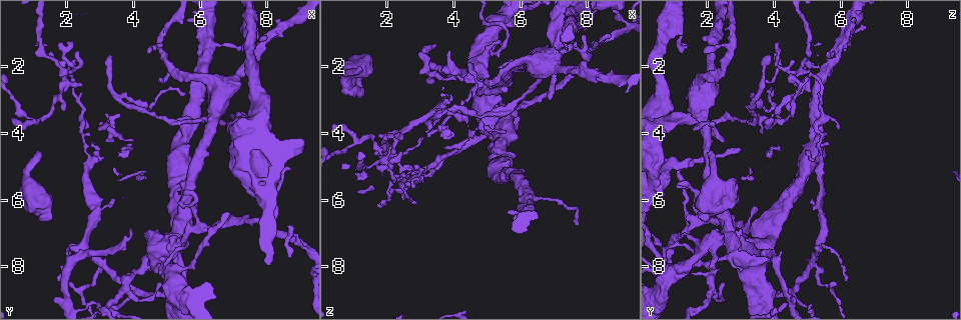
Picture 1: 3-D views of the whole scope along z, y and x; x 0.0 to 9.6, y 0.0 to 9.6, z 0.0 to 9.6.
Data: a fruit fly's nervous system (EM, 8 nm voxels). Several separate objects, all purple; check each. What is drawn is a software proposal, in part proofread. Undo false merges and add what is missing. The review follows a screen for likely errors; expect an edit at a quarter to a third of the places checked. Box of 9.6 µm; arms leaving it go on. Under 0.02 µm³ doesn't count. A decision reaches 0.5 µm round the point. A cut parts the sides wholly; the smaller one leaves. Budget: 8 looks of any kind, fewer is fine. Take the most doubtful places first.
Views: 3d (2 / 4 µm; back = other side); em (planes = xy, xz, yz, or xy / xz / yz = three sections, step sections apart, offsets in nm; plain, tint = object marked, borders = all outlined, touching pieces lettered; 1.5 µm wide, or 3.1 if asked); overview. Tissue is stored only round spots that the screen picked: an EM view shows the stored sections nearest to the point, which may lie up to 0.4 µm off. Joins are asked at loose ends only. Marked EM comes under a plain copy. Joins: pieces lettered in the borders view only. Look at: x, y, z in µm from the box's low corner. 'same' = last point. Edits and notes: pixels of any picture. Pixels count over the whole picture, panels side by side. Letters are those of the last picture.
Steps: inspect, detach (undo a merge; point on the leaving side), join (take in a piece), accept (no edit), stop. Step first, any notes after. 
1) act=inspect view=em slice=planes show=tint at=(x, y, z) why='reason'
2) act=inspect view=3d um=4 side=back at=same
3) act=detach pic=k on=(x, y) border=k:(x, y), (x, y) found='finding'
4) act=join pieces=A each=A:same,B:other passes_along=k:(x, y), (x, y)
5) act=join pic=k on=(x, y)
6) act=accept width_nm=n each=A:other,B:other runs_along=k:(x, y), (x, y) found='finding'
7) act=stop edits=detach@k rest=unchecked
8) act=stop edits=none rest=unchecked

act=inspect view=em slice=planes show=borders at=(1.50, 6.60, 1.80) why='branch stops here'

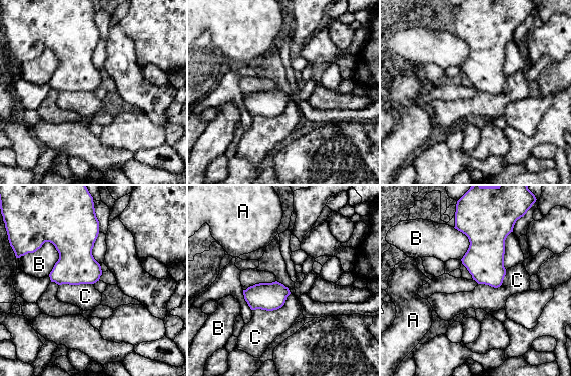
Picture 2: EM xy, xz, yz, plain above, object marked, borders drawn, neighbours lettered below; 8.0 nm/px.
act=accept width_nm=220 each=A:other,B:other,C:other found='no lettered piece goes on from it'

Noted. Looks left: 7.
act=inspect view=em slice=xy step=8 show=tint at=(1.20, 4.60, 2.15) why='branch stops here'

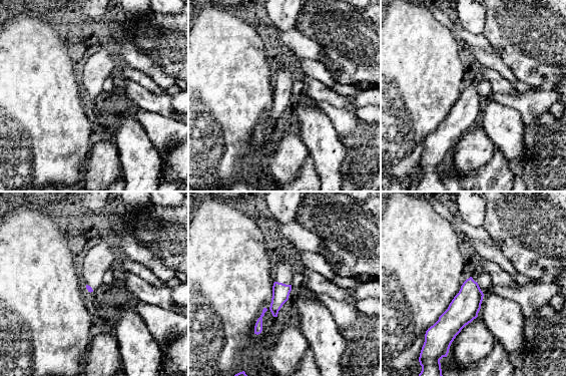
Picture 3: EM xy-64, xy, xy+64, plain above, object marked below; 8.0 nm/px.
act=inspect view=em slice=yz step=8 show=borders at=same

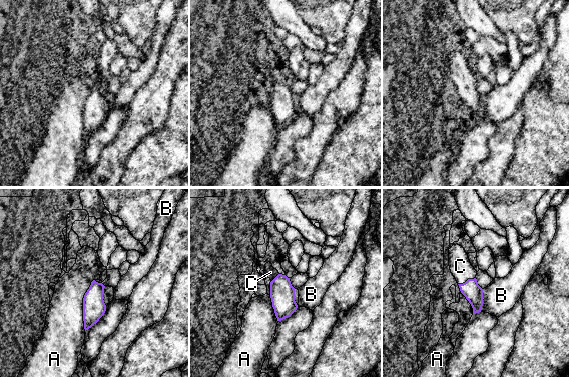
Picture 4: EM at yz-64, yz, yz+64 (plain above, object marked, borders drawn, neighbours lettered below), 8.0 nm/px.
act=join pic=4 on=(460, 266) each=A:other,B:other,C:same passes_along=4:(470, 289), (467, 280), (460, 266) found='it goes on there'

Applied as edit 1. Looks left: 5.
act=inspect view=em slice=xy step=8 show=borders at=(3.40, 6.00, 5.10) why='free end'

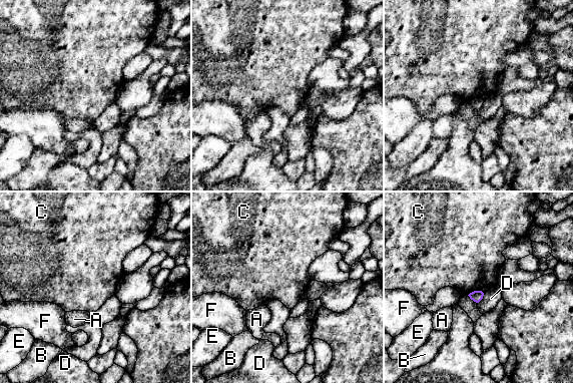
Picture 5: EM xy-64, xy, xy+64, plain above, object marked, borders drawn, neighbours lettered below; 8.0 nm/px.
act=inspect view=em slice=planes show=borders at=same

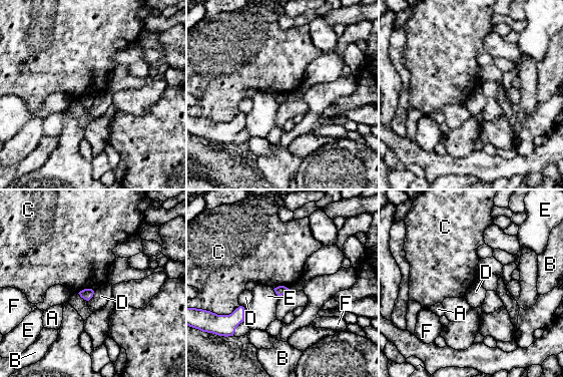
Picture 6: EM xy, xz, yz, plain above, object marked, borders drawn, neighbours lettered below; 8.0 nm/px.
act=accept each=A:other,B:other,C:other,D:other,E:other,F:other border=6:(239, 305), (230, 313), (219, 315) found='no lettered piece goes on from it'

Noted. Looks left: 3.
act=stop edits=join@4 rest=unchecked

